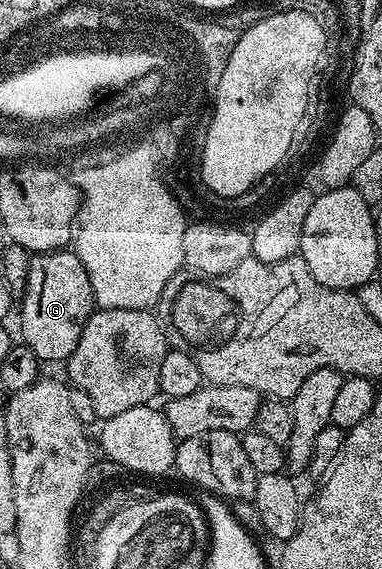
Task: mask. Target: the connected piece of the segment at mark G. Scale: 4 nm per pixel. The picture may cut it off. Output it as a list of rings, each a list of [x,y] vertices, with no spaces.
[[[72,249],[53,250],[50,254],[39,254],[32,259],[25,297],[19,302],[19,314],[21,310],[24,345],[29,346],[42,363],[64,363],[69,359],[94,309],[87,268],[83,268],[79,256]]]

